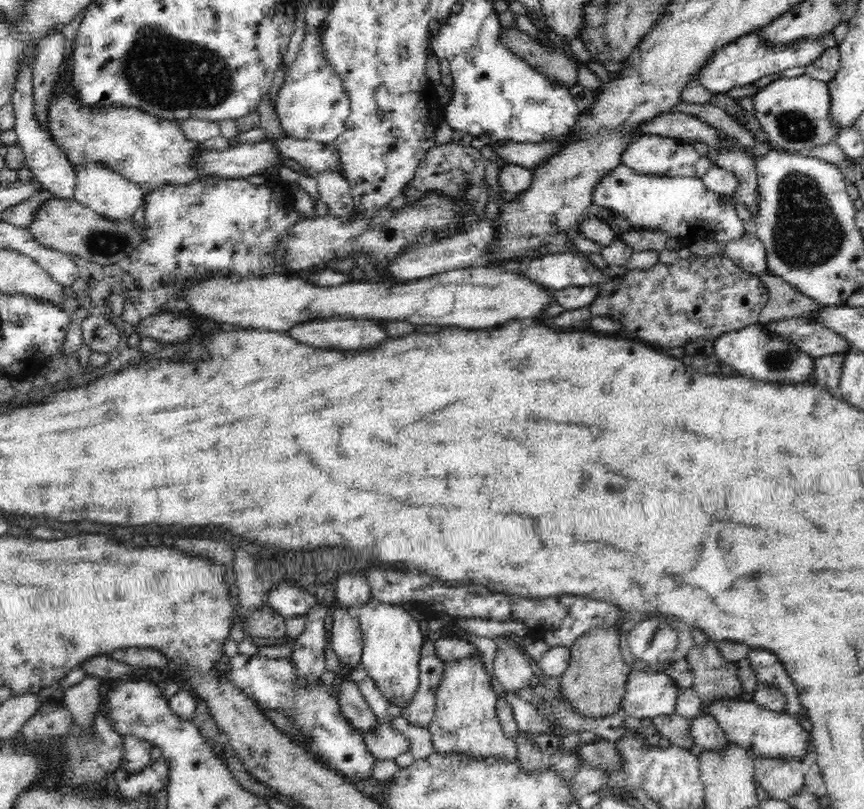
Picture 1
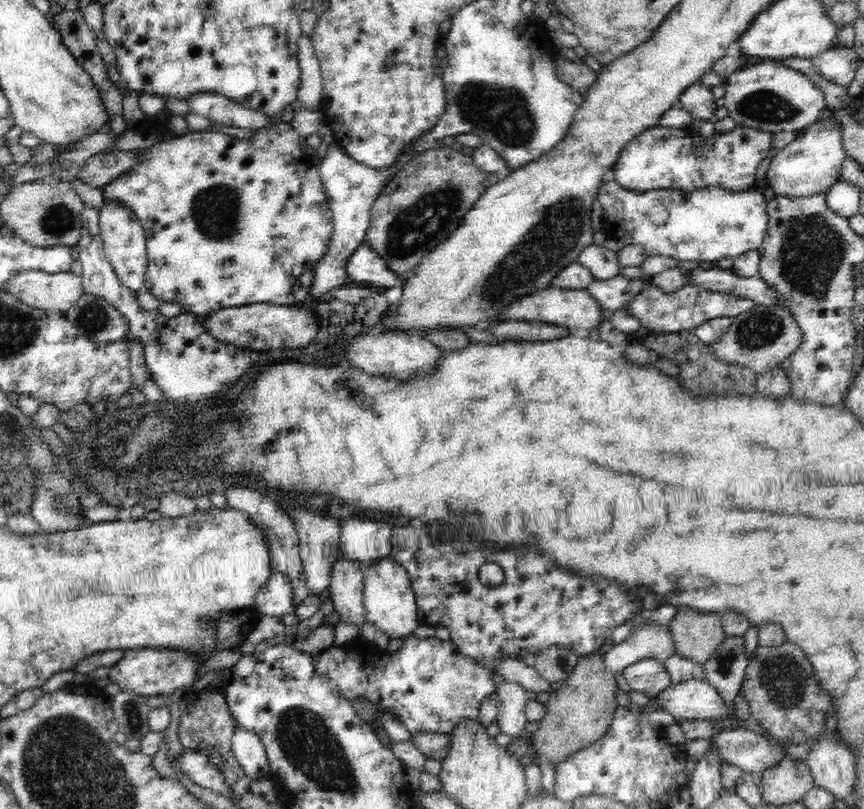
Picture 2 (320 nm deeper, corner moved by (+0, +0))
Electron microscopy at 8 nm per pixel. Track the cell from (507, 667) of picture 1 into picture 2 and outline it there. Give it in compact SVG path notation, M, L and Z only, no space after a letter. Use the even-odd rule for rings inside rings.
M504 680L500 682L500 686L495 687L495 693L499 702L495 721L500 733L519 737L528 722L525 715L525 704L529 701L530 696L527 690L519 684Z

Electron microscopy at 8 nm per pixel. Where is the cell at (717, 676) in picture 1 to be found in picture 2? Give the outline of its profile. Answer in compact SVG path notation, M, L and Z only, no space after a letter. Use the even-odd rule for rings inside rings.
M688 607L676 608L676 614L667 626L673 636L675 652L695 664L706 665L727 637L721 615L701 614Z

